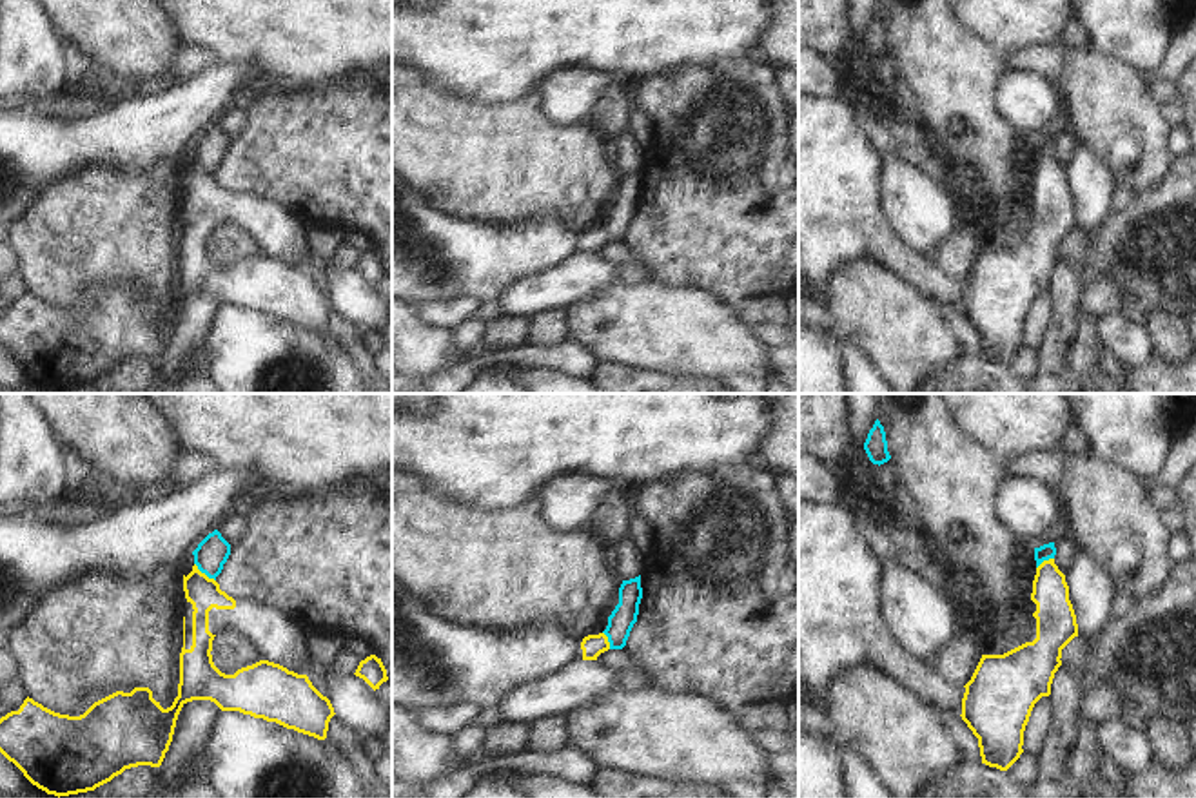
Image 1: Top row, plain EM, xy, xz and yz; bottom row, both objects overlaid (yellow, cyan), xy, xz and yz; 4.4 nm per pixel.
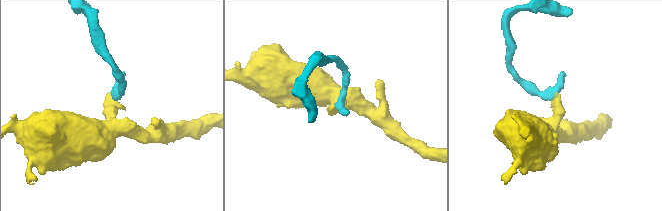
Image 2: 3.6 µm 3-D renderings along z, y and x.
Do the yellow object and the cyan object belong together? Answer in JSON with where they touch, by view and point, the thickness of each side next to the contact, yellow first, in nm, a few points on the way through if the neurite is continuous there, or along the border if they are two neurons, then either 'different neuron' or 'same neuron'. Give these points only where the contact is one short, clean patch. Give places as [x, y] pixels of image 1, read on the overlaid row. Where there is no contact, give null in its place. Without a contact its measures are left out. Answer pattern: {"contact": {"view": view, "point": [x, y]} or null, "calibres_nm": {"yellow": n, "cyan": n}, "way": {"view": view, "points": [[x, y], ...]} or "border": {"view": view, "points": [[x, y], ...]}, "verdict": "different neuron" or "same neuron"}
{"contact": {"view": "xy", "point": [204, 574]}, "calibres_nm": {"yellow": 150, "cyan": 140}, "border": {"view": "xy", "points": [[195, 563], [215, 581]]}, "verdict": "different neuron"}

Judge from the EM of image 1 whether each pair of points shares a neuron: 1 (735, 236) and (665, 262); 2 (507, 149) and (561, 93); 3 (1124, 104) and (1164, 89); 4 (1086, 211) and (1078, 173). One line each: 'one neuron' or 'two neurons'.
1: one neuron
2: two neurons
3: two neurons
4: one neuron

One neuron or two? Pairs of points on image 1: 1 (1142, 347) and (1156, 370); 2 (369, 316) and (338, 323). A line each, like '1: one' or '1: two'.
1: two
2: two

